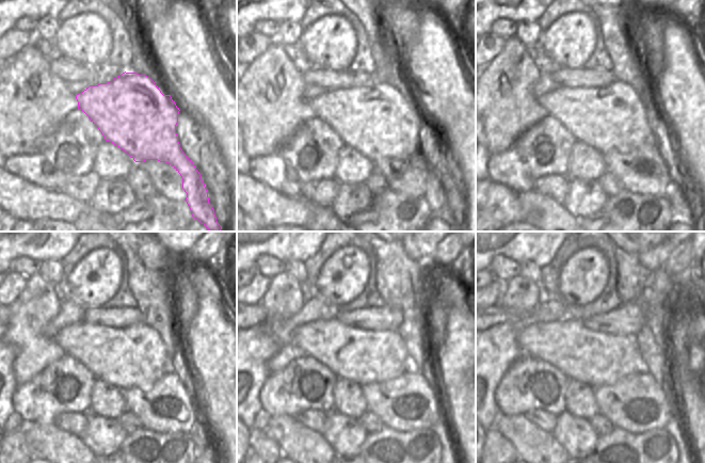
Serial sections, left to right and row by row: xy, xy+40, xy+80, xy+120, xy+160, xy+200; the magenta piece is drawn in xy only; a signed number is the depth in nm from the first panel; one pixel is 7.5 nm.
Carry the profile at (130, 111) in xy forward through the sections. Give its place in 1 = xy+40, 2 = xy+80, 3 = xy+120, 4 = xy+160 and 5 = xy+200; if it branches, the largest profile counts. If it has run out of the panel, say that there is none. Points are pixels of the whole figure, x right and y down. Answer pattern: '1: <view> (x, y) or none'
1: xy+40 (375, 120)
2: xy+80 (611, 117)
3: xy+120 (135, 355)
4: xy+160 (361, 356)
5: xy+200 (597, 358)

